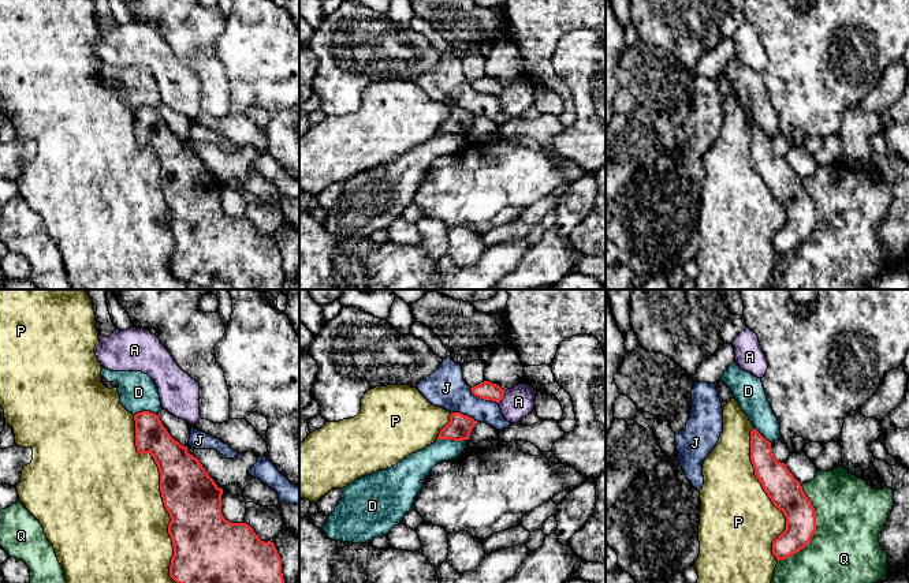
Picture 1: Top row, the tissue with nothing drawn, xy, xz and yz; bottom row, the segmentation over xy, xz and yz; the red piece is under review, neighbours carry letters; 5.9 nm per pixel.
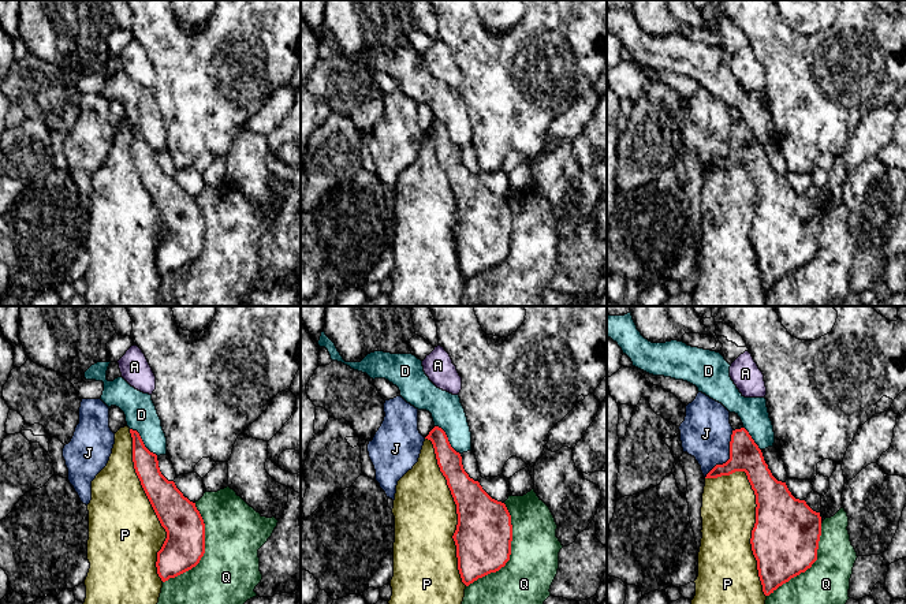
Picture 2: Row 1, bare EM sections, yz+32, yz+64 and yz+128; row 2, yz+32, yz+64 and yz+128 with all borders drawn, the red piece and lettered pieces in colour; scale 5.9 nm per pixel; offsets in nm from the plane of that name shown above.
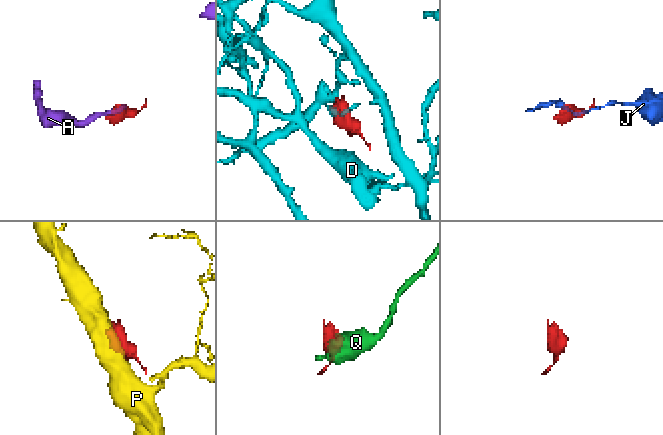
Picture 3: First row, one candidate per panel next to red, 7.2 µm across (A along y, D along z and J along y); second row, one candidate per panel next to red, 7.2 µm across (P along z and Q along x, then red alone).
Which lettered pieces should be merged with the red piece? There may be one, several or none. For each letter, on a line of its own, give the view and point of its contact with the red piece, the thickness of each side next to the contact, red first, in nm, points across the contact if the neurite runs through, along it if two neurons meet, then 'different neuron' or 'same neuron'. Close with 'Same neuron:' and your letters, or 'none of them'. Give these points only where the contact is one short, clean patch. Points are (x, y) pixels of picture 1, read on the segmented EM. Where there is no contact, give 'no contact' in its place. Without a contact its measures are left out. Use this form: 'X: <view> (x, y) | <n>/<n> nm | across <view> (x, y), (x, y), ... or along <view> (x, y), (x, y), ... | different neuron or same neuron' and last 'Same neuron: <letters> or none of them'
A: xz (502, 396) | 110/190 nm | along xz (505, 391), (498, 403) | different neuron
D: xz (453, 438) | 140/140 nm | along xz (438, 438), (466, 440) | different neuron
J: xz (483, 397) | 110/240 nm | different neuron
P: xy (161, 494) | 320/500 nm | different neuron
Q: yz (815, 529) | 190/400 nm | different neuron
Same neuron: none of them

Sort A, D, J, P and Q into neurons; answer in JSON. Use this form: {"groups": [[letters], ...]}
{"groups": [["A"], ["D"], ["J"], ["P"], ["Q"]]}

